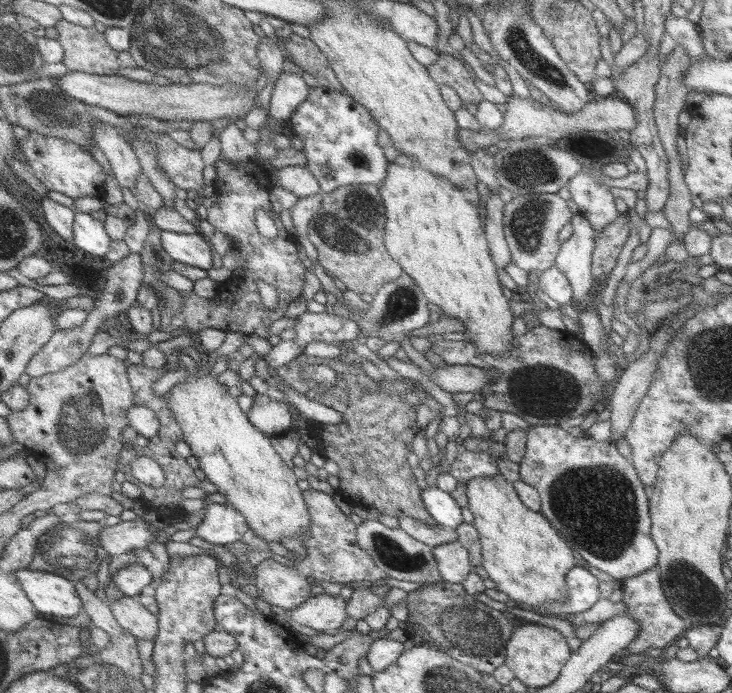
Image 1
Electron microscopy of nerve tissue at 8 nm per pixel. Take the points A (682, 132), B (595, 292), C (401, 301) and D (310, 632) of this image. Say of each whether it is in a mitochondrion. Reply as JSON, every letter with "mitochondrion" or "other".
{"A":"other","B":"other","C":"mitochondrion","D":"other"}

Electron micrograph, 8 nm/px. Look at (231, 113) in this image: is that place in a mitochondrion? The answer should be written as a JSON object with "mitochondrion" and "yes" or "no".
{"mitochondrion":"no"}

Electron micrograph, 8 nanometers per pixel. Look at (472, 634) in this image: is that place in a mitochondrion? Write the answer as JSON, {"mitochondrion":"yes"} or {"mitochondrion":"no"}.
{"mitochondrion":"yes"}

